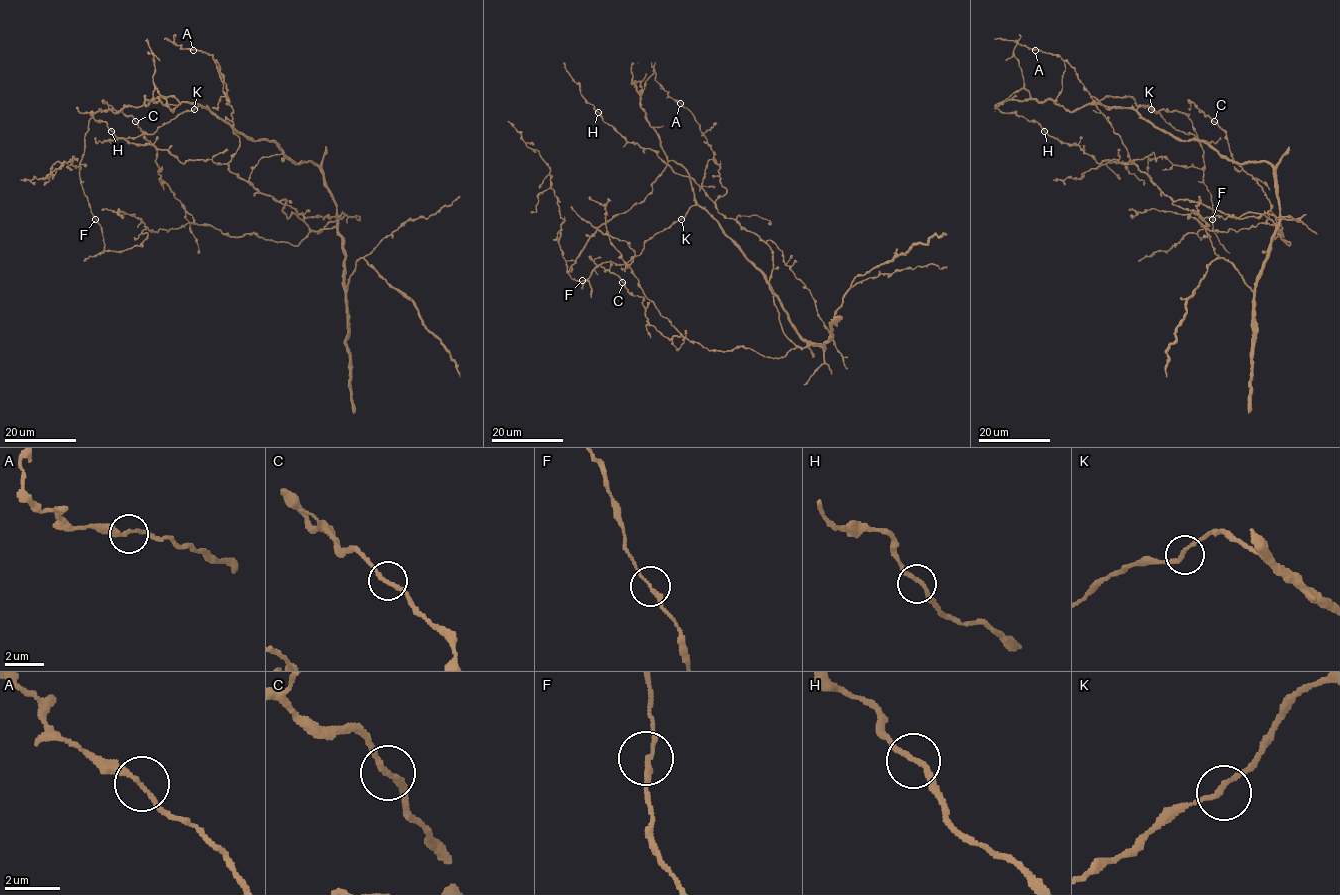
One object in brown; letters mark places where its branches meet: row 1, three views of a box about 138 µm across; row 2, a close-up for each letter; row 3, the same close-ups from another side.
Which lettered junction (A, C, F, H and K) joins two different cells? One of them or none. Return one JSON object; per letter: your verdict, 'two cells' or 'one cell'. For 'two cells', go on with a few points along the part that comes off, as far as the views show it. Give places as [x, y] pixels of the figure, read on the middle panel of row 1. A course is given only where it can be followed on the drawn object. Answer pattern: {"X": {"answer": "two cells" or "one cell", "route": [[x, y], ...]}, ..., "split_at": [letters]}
{"A": {"answer": "one cell"}, "C": {"answer": "one cell"}, "F": {"answer": "one cell"}, "H": {"answer": "one cell"}, "K": {"answer": "one cell"}, "split_at": []}

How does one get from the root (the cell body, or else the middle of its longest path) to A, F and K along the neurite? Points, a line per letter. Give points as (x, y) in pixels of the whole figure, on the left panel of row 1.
A: (291, 161), (319, 169), (334, 227), (288, 218), (285, 200), (229, 170), (226, 85), (193, 50)
F: (291, 161), (274, 142), (251, 140), (208, 108), (171, 96), (97, 111), (88, 123), (79, 171), (96, 219)
K: (291, 161), (274, 142), (251, 140), (203, 106), (194, 109)

